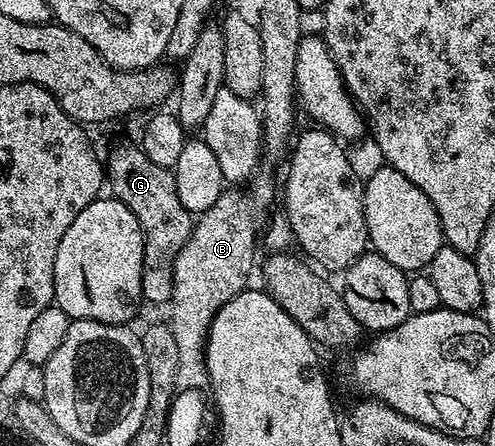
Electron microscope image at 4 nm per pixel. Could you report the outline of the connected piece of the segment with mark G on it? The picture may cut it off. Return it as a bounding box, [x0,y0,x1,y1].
[104,143,195,306]

